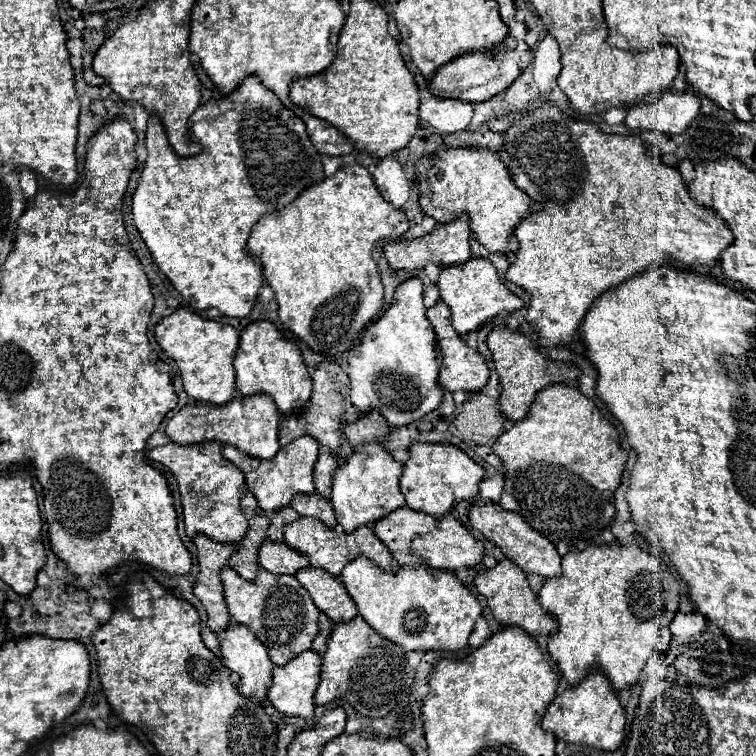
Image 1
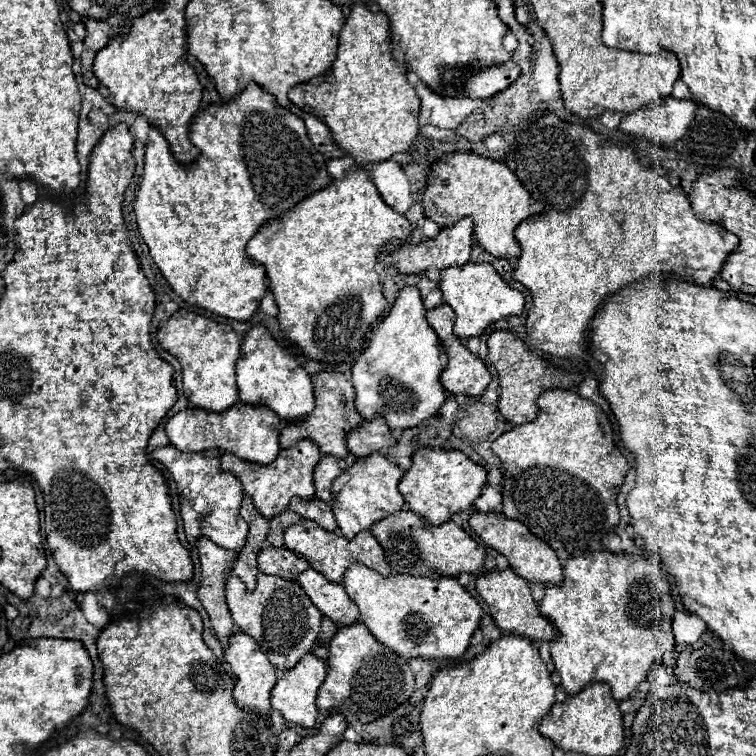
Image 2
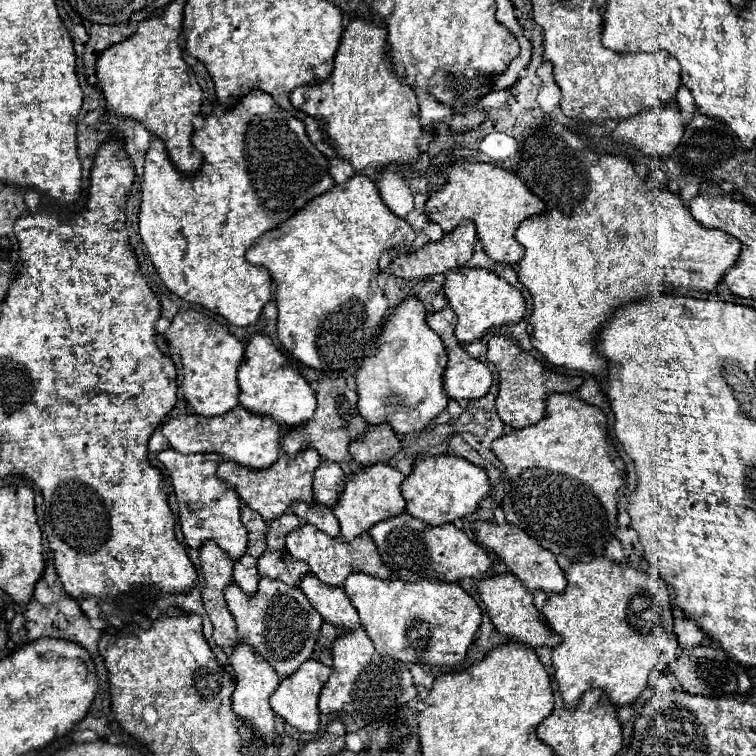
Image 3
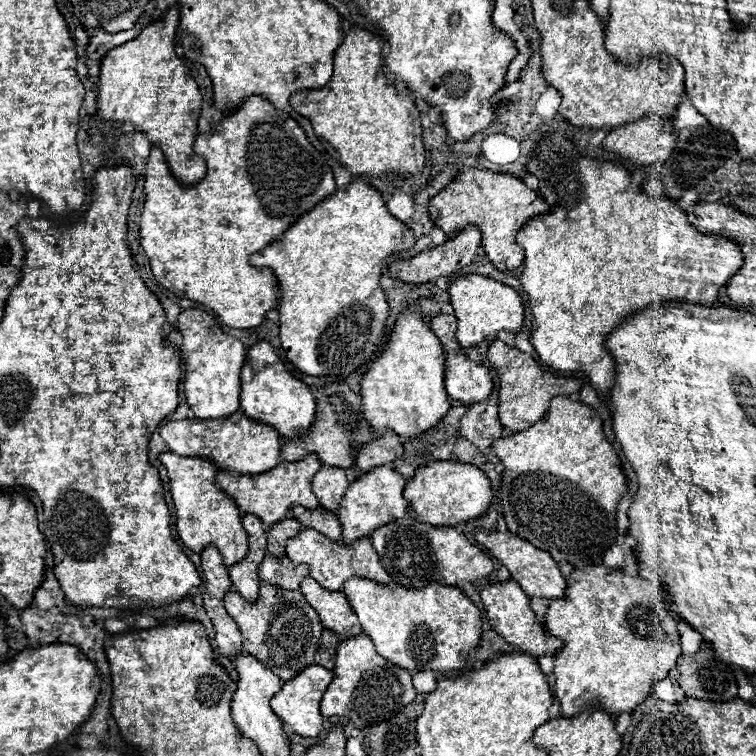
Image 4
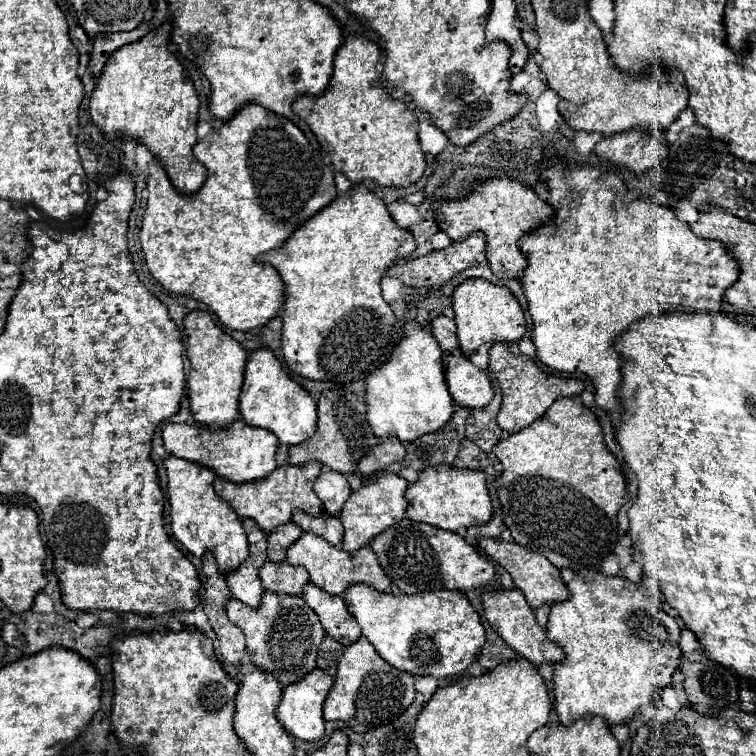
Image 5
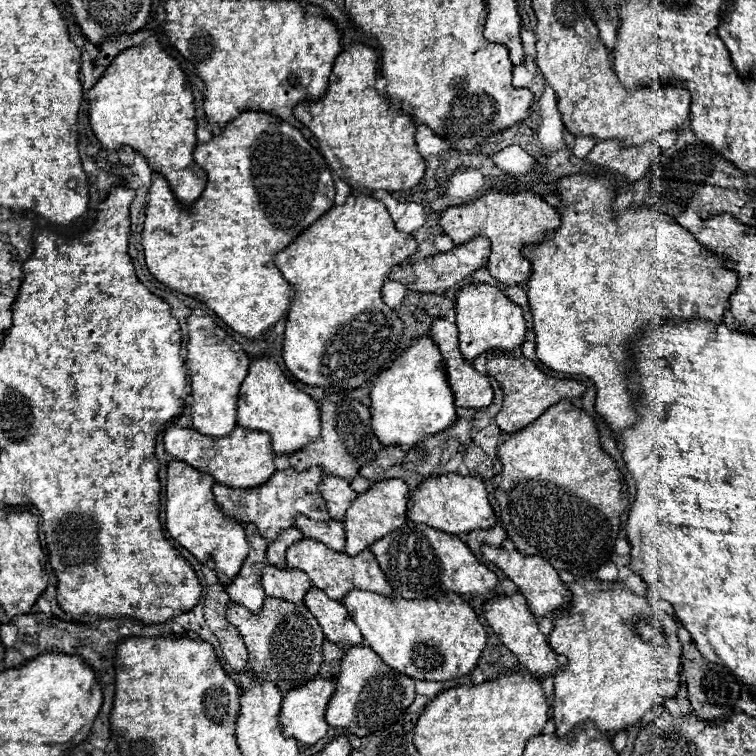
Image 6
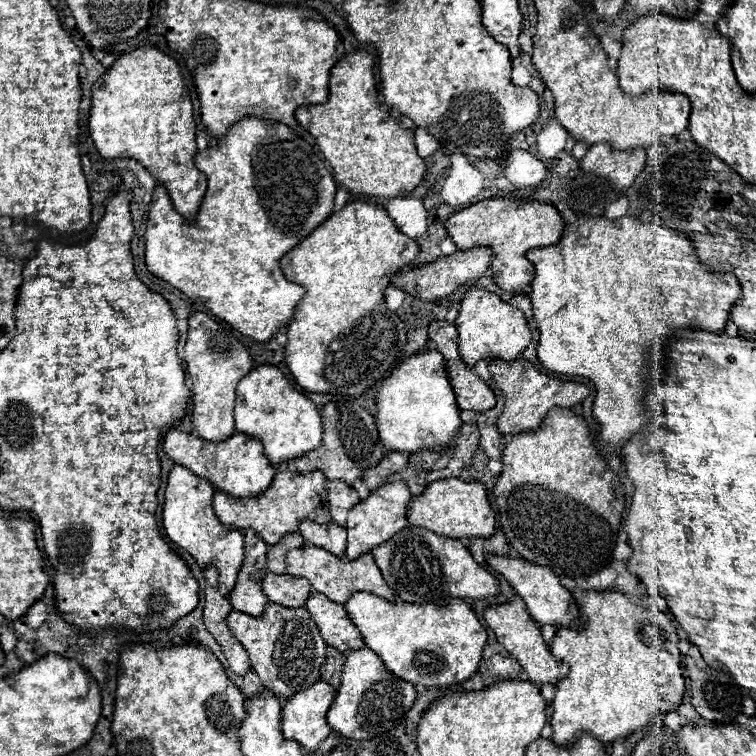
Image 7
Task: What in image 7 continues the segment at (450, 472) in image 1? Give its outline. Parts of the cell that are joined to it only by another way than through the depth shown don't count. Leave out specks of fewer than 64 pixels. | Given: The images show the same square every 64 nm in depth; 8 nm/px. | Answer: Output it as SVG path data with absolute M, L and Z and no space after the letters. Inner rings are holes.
M442 478L430 482L424 492L416 498L412 498L408 508L408 522L412 526L424 526L440 536L448 538L472 538L472 536L492 536L494 534L494 510L490 508L488 494L484 484L472 480L460 480L460 478Z

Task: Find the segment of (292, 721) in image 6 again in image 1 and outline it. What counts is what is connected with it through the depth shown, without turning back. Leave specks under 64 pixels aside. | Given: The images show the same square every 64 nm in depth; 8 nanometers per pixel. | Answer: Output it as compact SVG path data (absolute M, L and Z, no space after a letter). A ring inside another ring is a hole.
M304 650L304 654L298 654L296 658L292 658L292 662L286 662L284 666L274 666L272 684L268 688L268 698L272 706L286 716L302 716L310 720L316 708L314 692L320 682L320 666L322 666L322 658L314 650Z

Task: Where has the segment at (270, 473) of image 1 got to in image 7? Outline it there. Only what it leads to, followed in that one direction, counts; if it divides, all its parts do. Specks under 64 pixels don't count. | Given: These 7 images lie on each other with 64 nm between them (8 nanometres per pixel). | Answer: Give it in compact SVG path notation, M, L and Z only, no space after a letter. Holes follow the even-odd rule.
M282 470L274 476L268 490L250 498L234 498L222 490L214 492L214 512L218 520L236 530L254 528L256 534L266 544L276 544L284 534L296 532L300 520L314 520L318 524L330 522L328 496L326 496L326 478L316 470L316 474L300 474L292 470Z

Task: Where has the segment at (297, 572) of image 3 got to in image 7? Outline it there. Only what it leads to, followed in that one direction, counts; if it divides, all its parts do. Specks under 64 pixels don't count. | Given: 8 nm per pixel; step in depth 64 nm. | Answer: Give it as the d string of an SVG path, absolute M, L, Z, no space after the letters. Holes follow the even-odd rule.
M270 572L262 580L262 590L270 602L288 608L304 606L310 594L310 586L308 582L304 582L304 578L288 578L288 574L270 574Z

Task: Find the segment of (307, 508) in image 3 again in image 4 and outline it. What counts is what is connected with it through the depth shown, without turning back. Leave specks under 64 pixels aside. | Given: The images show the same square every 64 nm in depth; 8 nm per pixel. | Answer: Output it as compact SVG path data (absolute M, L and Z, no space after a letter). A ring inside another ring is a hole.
M292 506L292 516L298 522L302 522L302 526L314 528L314 530L318 530L320 534L324 534L330 540L340 540L342 526L340 526L334 512L328 512L322 506L318 506L316 510L308 510L304 506Z

